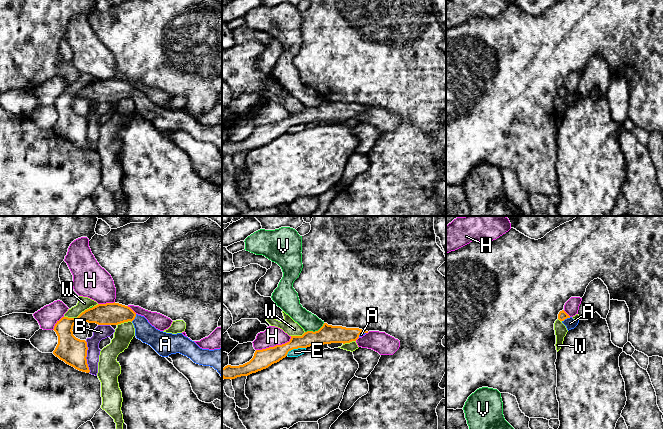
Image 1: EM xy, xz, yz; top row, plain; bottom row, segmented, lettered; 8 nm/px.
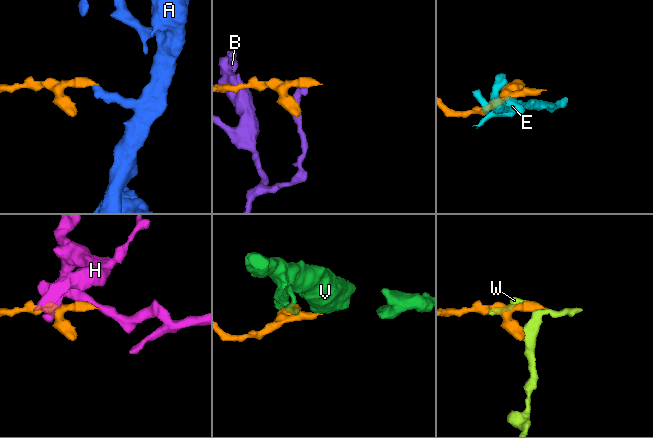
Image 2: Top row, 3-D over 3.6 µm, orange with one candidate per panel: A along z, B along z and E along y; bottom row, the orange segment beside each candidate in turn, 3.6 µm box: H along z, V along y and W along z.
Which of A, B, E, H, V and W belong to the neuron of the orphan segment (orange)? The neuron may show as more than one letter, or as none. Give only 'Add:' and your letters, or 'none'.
Add: A

